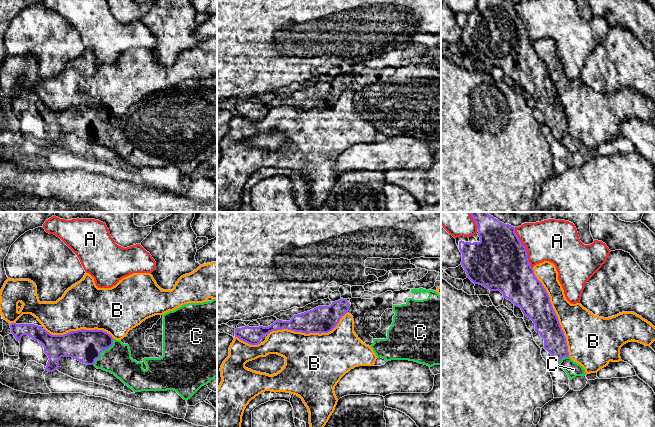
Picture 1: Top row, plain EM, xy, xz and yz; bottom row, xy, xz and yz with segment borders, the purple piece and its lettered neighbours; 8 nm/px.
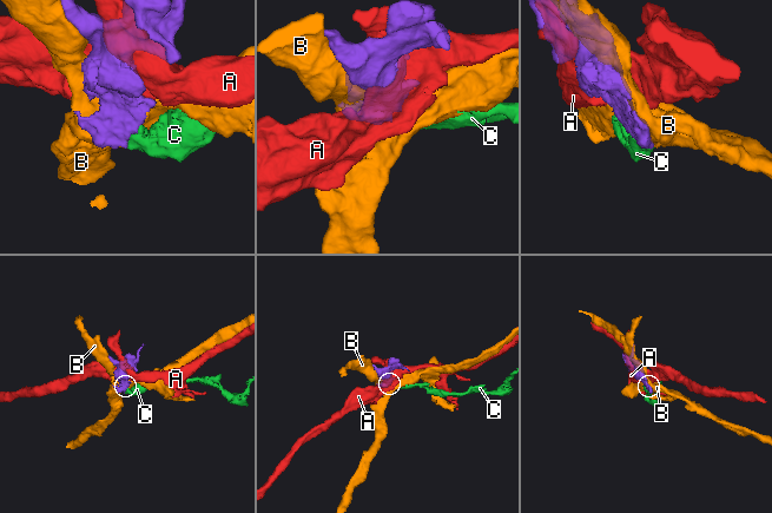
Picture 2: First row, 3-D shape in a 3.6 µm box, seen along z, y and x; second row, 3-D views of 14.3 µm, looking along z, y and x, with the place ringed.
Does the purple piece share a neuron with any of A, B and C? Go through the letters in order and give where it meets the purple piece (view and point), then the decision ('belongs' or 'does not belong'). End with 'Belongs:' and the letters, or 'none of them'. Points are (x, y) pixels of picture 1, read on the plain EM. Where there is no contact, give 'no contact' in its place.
A: meets purple in yz at (525, 24); does not belong
B: meets purple in yz at (554, 88); does not belong
C: meets purple in xy at (103, 126); belongs
Belongs: C

